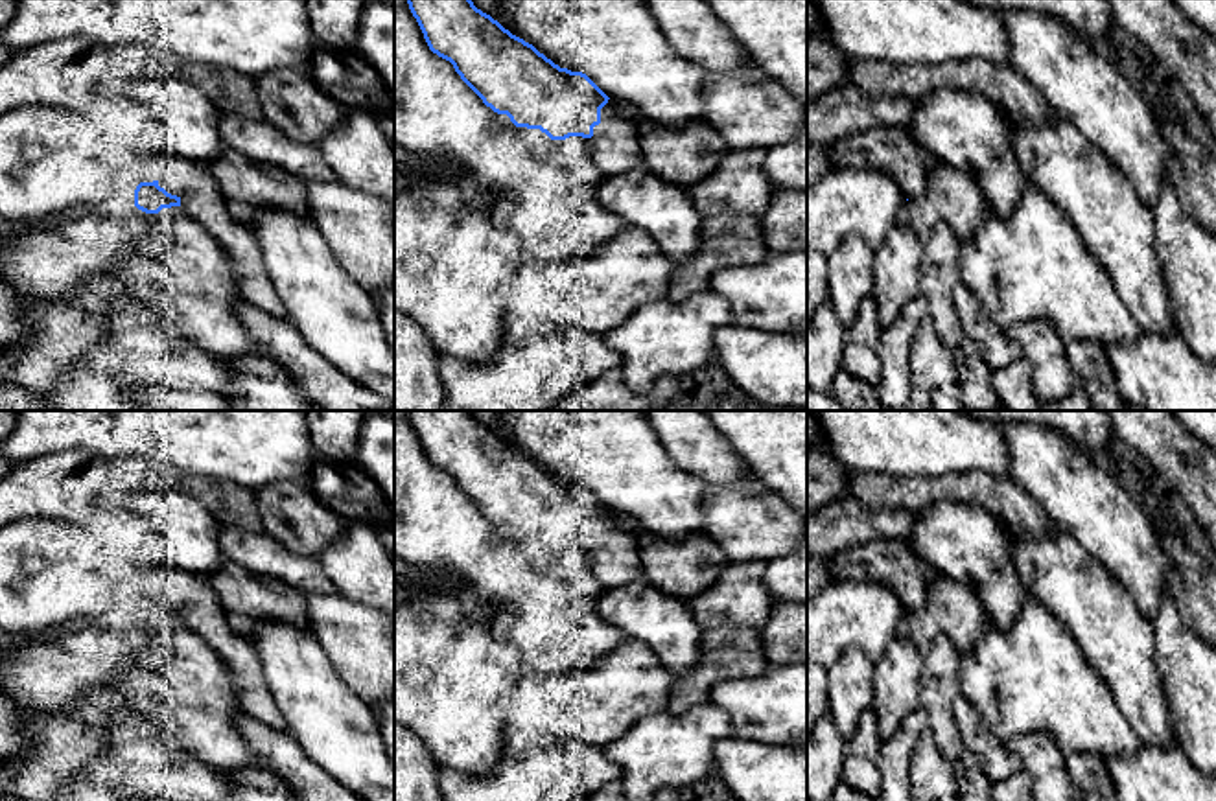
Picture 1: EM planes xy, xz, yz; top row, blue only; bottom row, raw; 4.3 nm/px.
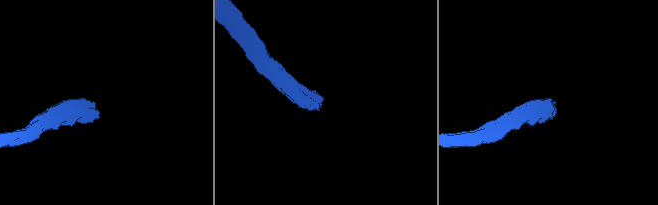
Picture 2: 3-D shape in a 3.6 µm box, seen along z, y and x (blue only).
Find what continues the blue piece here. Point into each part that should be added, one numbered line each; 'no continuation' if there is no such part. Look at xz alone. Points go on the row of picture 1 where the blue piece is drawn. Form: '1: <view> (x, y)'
1: xz (621, 151)

